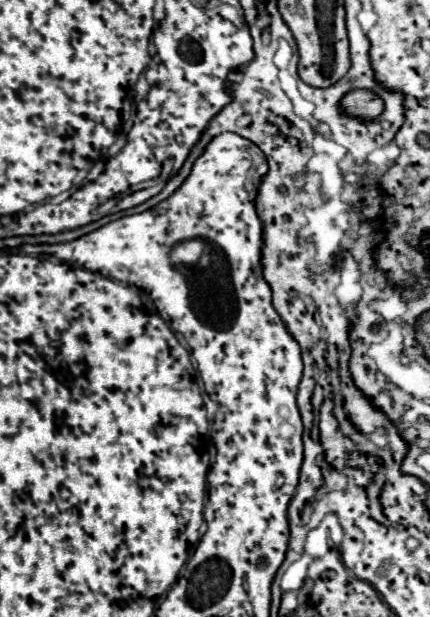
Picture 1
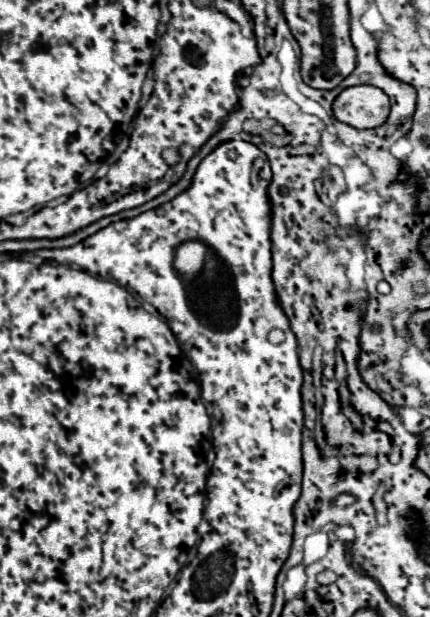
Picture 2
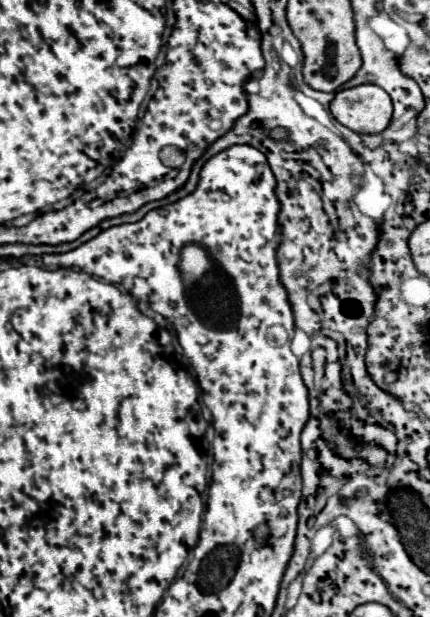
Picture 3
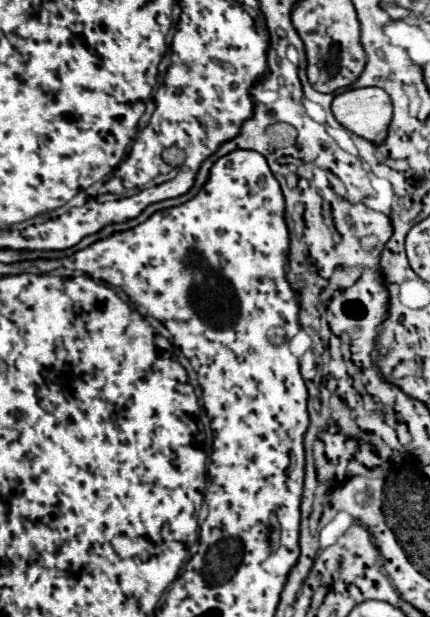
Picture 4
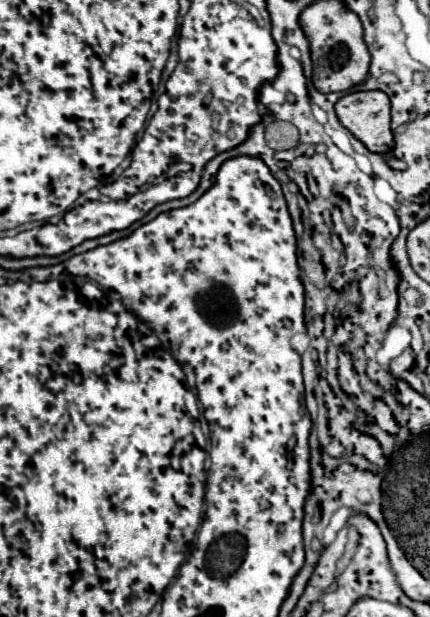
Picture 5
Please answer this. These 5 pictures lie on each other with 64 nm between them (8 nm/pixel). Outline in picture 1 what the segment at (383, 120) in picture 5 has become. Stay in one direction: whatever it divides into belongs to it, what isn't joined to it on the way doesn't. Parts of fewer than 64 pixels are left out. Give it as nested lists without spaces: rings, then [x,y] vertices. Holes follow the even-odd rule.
[[[366,88],[350,90],[342,100],[340,100],[340,112],[344,112],[350,118],[358,118],[362,122],[372,122],[384,112],[384,100]]]

